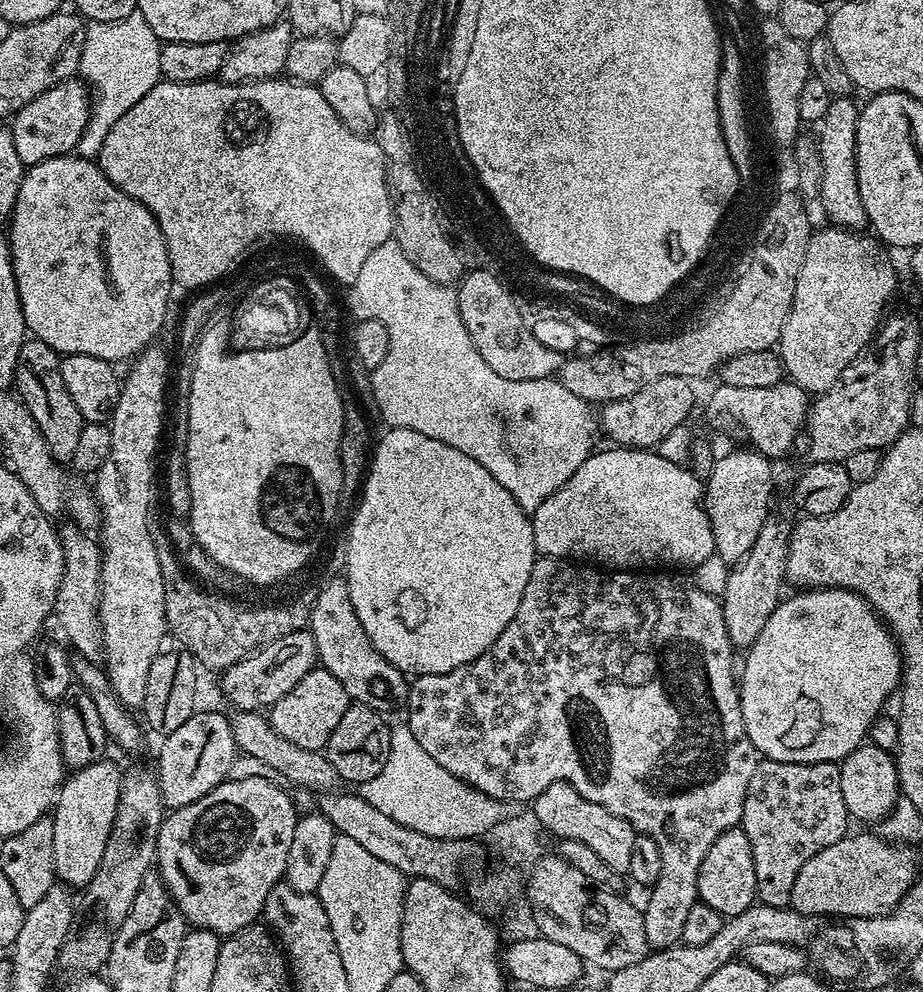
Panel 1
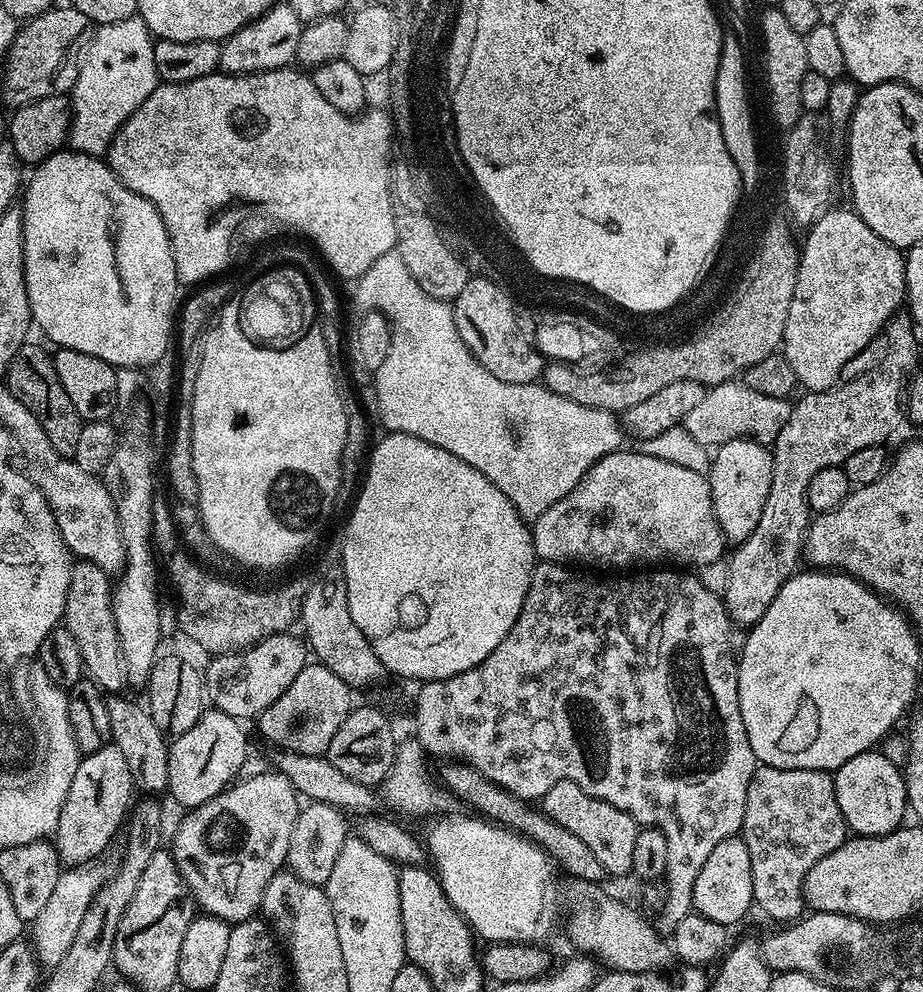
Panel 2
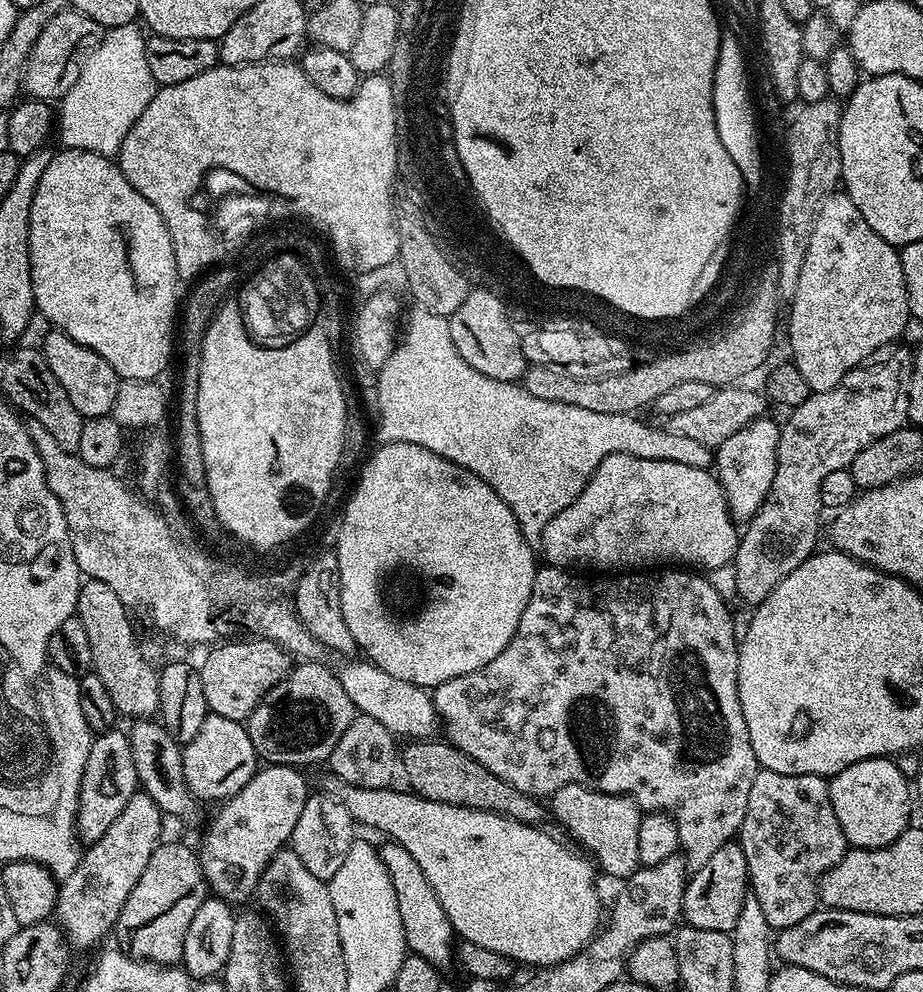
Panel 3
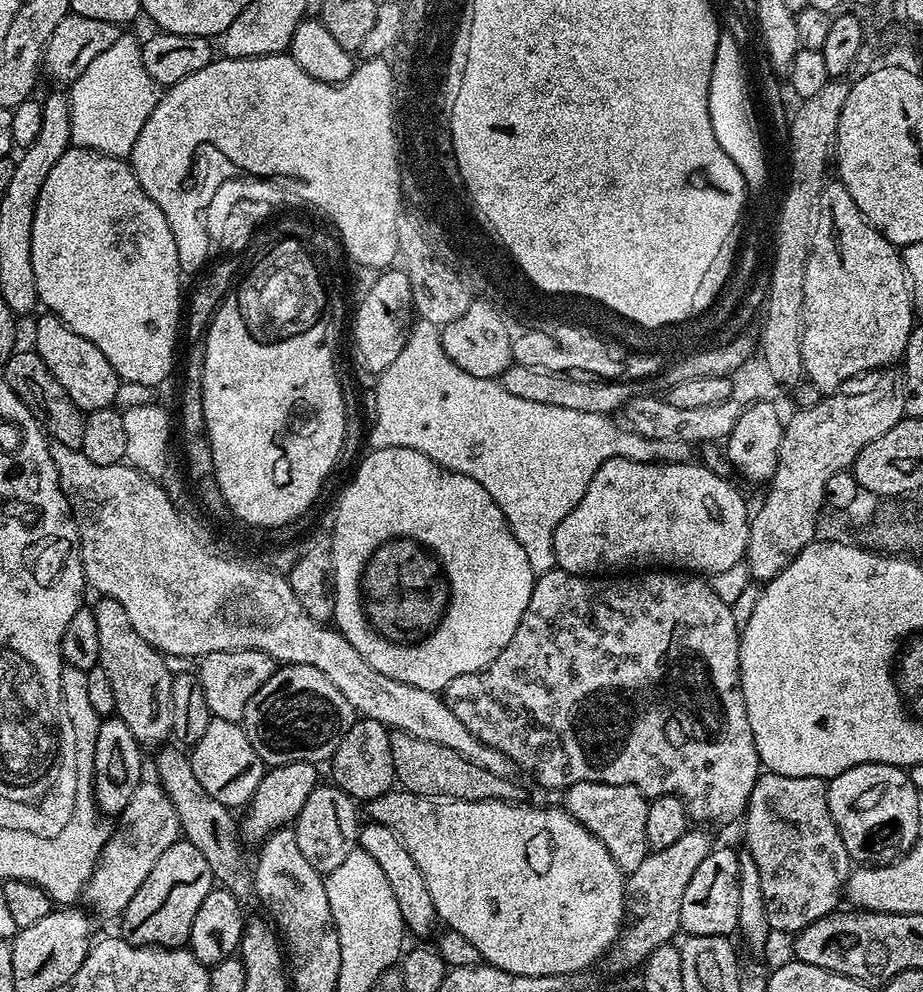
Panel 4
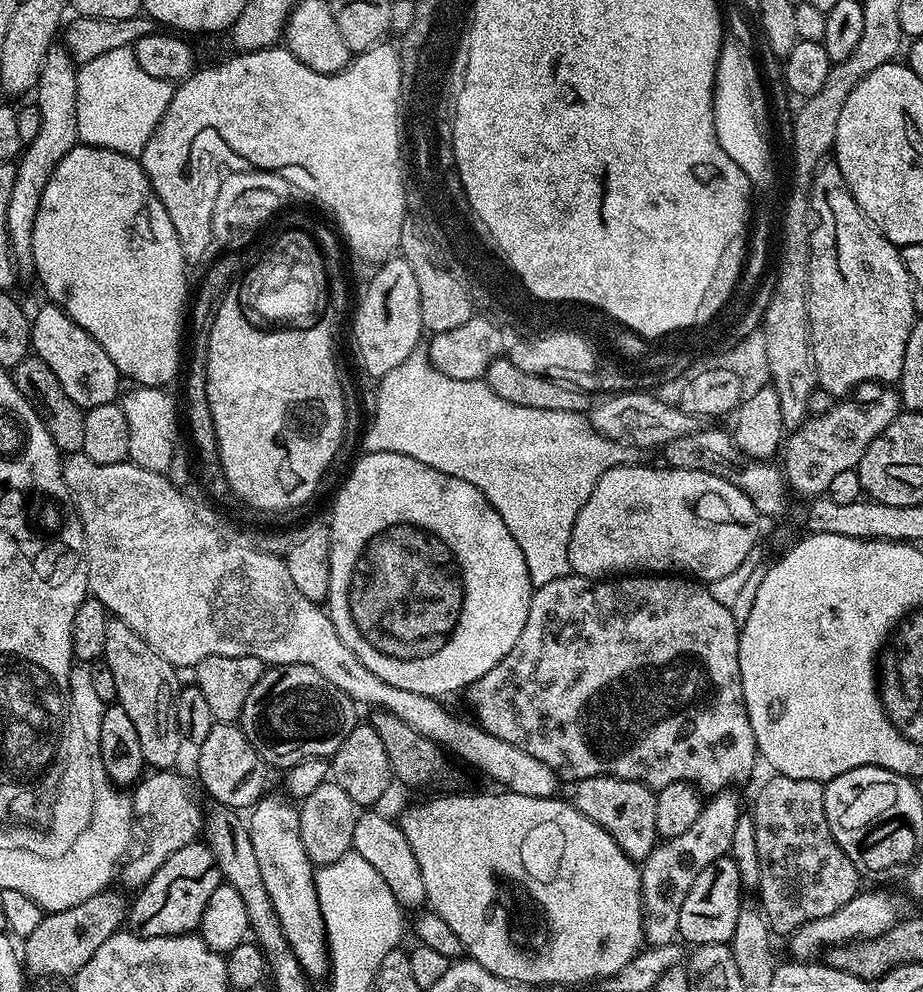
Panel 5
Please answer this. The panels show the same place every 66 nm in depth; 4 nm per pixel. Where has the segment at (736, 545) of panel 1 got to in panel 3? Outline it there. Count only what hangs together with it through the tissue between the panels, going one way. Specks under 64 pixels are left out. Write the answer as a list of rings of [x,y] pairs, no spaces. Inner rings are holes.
[[[768,416],[757,417],[742,430],[736,431],[722,442],[714,452],[714,472],[727,499],[732,517],[738,522],[751,520],[761,508],[773,484],[777,470],[777,442],[780,436],[778,424]]]

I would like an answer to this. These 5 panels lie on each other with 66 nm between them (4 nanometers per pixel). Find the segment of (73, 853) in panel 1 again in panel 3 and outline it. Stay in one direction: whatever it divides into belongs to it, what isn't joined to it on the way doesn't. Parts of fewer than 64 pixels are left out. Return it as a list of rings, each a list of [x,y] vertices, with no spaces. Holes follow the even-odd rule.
[[[109,730],[99,733],[90,746],[90,758],[84,763],[80,797],[76,807],[76,834],[81,841],[102,838],[110,830],[114,818],[122,814],[126,802],[138,790],[140,779],[134,770],[134,754],[130,750],[127,731]]]

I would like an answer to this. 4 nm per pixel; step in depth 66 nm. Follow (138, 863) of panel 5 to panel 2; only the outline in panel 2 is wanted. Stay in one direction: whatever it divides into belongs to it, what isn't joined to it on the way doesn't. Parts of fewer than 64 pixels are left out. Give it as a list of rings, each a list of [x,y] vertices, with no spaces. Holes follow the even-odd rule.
[[[93,862],[68,866],[61,871],[45,909],[30,924],[30,940],[34,945],[36,959],[41,965],[51,966],[62,962],[62,954],[70,950],[70,942],[74,942],[75,936],[78,935],[82,918],[86,918],[86,910],[90,910],[90,902],[98,894],[98,890],[104,887],[110,875],[109,869],[104,869],[102,865],[103,863]]]

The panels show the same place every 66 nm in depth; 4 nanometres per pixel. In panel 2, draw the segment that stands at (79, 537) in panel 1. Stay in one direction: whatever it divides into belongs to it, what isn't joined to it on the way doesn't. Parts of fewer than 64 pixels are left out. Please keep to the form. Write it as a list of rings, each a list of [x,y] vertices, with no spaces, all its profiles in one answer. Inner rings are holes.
[[[77,559],[72,565],[70,590],[66,594],[62,624],[70,630],[70,634],[74,634],[74,640],[82,650],[82,662],[87,679],[93,680],[105,693],[120,694],[125,691],[124,688],[128,684],[128,673],[120,649],[118,626],[114,622],[113,591],[114,584],[109,573],[103,572],[88,560]]]

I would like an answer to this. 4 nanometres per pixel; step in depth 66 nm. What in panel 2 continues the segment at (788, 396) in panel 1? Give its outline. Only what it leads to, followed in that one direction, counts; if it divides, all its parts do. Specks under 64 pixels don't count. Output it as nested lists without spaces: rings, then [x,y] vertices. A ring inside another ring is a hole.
[[[728,380],[725,384],[711,385],[698,406],[686,414],[683,428],[690,430],[690,435],[698,442],[709,446],[719,446],[728,440],[751,437],[761,442],[775,441],[776,435],[786,426],[792,404],[785,398],[770,398],[770,394],[758,394],[749,384]]]

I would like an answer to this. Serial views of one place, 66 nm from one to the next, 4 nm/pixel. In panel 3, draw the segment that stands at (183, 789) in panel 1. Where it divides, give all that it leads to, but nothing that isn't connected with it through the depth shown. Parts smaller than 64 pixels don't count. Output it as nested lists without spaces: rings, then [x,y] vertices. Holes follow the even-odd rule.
[[[209,715],[202,722],[198,734],[186,745],[182,751],[182,770],[186,774],[186,786],[201,801],[216,800],[223,802],[228,800],[258,770],[258,757],[254,746],[250,742],[250,734],[247,727],[241,721],[222,718],[221,716]]]

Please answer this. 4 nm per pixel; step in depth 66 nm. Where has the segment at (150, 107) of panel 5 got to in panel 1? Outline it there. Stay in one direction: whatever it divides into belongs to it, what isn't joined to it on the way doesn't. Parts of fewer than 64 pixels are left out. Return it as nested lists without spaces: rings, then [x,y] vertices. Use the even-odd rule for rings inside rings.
[[[138,10],[118,22],[89,23],[85,27],[79,75],[90,89],[91,100],[86,128],[82,130],[82,138],[78,138],[75,155],[99,157],[102,141],[114,122],[160,83],[158,54],[161,43],[154,30],[150,30],[150,22],[146,22]]]

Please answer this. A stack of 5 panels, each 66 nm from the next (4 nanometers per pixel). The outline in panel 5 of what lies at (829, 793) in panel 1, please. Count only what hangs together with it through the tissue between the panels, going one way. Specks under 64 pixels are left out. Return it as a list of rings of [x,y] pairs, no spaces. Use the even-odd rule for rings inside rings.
[[[779,774],[769,775],[769,780],[760,788],[756,801],[752,804],[750,815],[754,822],[754,842],[758,842],[758,858],[760,859],[760,886],[758,889],[759,907],[768,919],[769,929],[777,937],[787,937],[802,927],[806,922],[826,918],[834,914],[850,898],[861,891],[862,874],[846,858],[844,851],[834,842],[830,826],[826,822],[826,806],[824,805],[824,784],[818,780],[802,778],[786,778]]]

